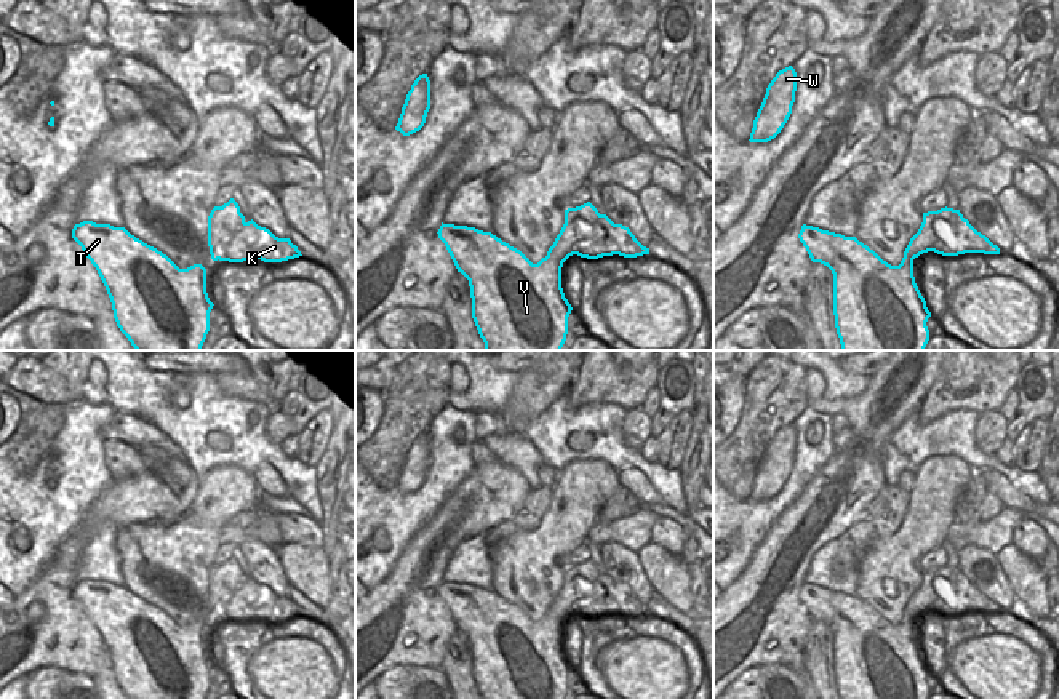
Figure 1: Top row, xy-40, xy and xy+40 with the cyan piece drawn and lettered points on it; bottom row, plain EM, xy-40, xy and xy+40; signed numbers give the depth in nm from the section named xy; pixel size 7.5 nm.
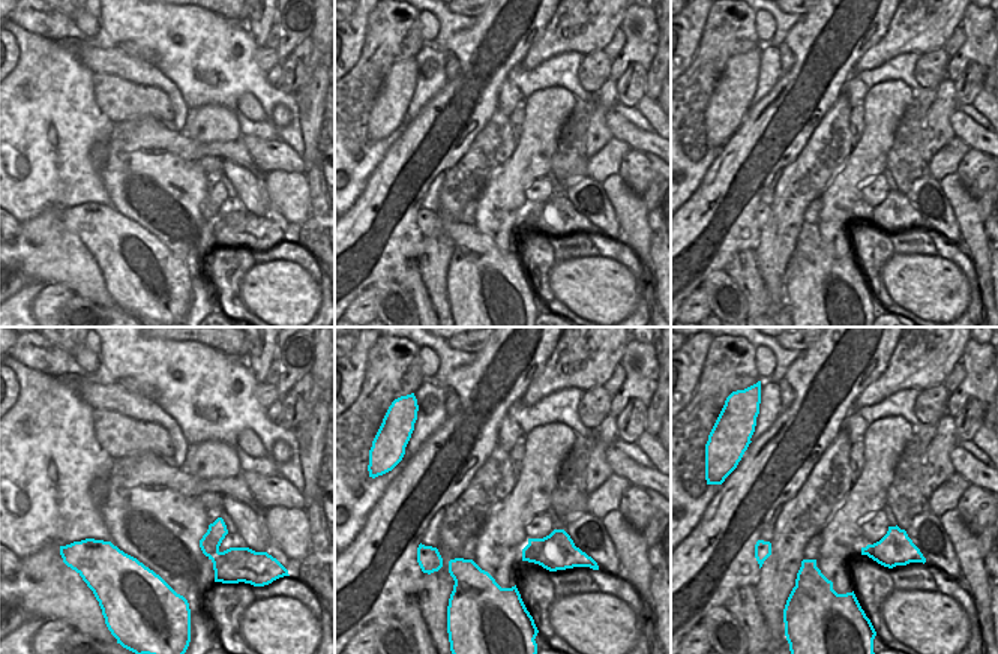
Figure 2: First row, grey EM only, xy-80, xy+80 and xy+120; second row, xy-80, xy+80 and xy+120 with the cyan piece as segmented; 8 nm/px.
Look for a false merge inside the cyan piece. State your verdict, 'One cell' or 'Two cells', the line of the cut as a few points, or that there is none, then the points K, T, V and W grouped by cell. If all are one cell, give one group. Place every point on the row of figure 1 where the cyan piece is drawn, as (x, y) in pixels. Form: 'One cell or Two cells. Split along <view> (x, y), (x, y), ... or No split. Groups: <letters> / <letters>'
Two cells. Split along xy (547, 253), (563, 261). Groups: K / T V W.

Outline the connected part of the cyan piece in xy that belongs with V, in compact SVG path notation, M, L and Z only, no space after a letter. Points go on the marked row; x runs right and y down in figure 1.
M442 222L437 234L458 272L469 280L472 318L485 350L561 350L573 307L561 288L560 258L547 254L533 264L520 250L491 232L467 226Z

